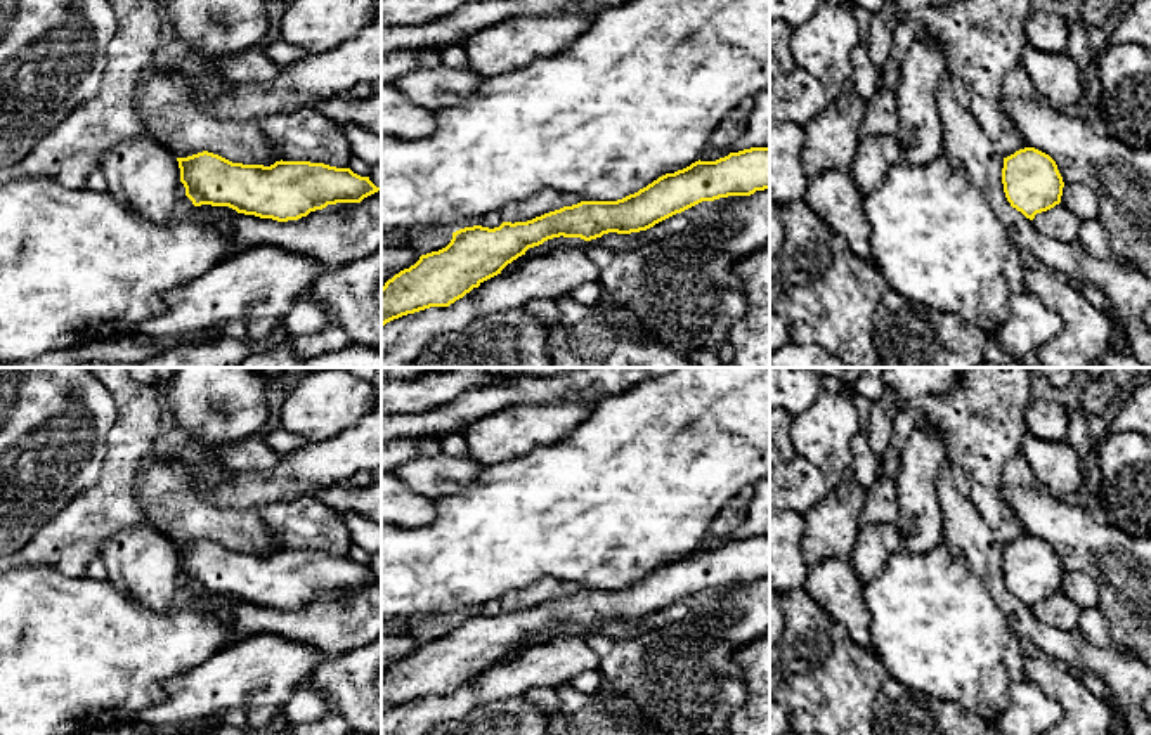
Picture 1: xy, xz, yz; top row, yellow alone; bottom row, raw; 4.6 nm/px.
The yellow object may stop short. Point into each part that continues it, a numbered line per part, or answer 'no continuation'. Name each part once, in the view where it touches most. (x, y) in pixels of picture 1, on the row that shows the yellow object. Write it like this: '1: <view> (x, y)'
no continuation

